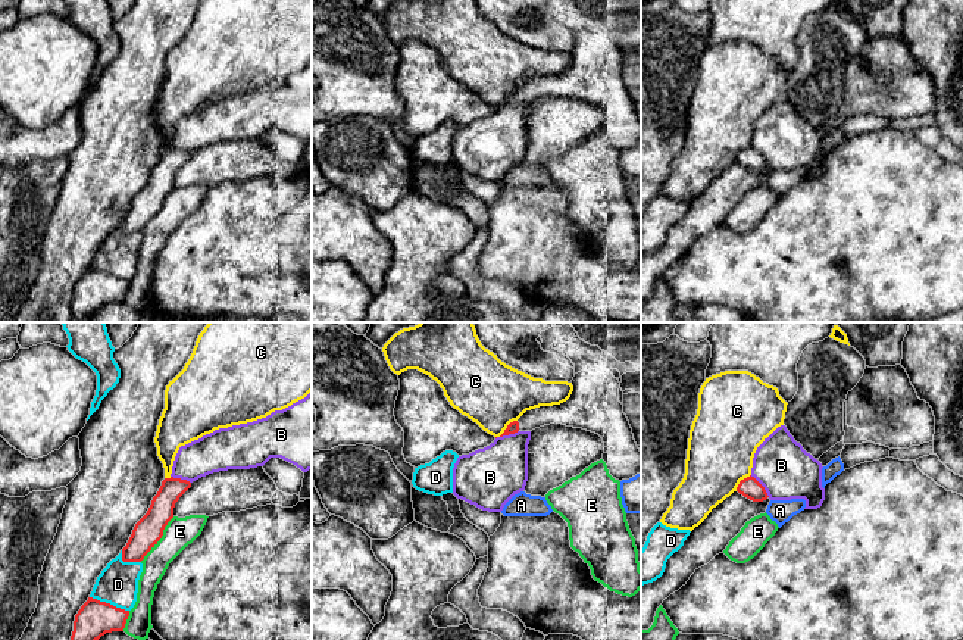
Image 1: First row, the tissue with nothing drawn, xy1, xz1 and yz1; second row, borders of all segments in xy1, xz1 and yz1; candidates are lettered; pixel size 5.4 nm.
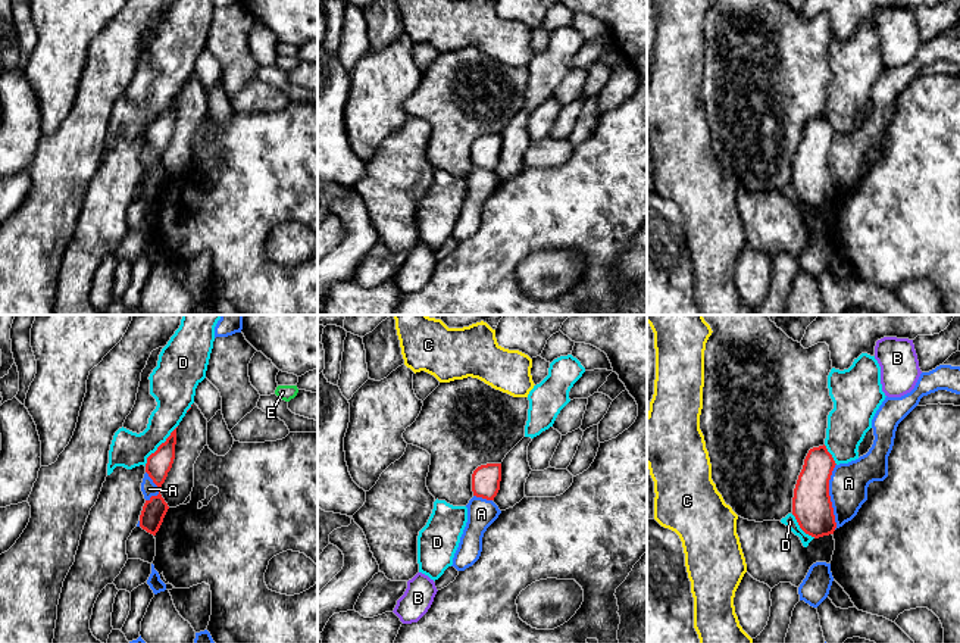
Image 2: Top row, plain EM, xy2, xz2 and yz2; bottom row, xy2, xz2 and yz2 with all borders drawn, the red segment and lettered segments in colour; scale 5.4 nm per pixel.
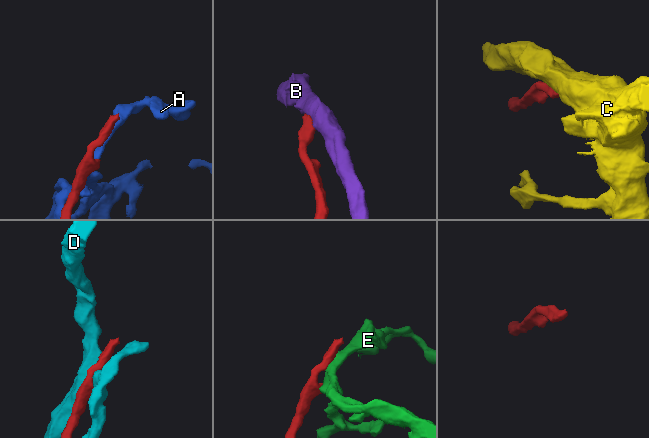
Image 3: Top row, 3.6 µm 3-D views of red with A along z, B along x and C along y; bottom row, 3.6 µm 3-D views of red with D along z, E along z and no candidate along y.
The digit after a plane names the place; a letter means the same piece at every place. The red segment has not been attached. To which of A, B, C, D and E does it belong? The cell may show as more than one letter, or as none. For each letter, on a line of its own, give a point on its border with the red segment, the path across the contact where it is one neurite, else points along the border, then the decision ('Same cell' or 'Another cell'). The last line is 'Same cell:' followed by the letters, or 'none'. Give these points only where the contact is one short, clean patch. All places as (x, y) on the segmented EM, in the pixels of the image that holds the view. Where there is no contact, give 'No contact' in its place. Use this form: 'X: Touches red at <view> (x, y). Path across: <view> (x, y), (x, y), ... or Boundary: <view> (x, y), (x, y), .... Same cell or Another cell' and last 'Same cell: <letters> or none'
A: Touches red at yz2 (829, 496). Another cell
B: Touches red at yz1 (762, 486). Boundary: yz1 (750, 475), (769, 496). Another cell
C: Touches red at xz1 (507, 427). Boundary: xz1 (516, 420), (499, 436). Another cell
D: Touches red at xy2 (159, 446). Another cell
E: Touches red at xy1 (160, 537). Another cell
Same cell: none

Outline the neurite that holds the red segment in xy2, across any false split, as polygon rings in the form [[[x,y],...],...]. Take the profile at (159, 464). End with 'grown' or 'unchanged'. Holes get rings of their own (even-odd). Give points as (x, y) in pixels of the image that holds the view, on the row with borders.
[[[176,428],[171,433],[165,443],[162,443],[154,453],[147,458],[146,472],[159,487],[159,494],[146,500],[141,515],[140,527],[147,533],[156,536],[163,518],[169,509],[168,503],[160,494],[160,487],[165,483],[168,472],[175,459]]]; unchanged

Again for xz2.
[[[487,463],[478,466],[472,474],[473,496],[494,500],[500,490],[501,463]]]; unchanged

